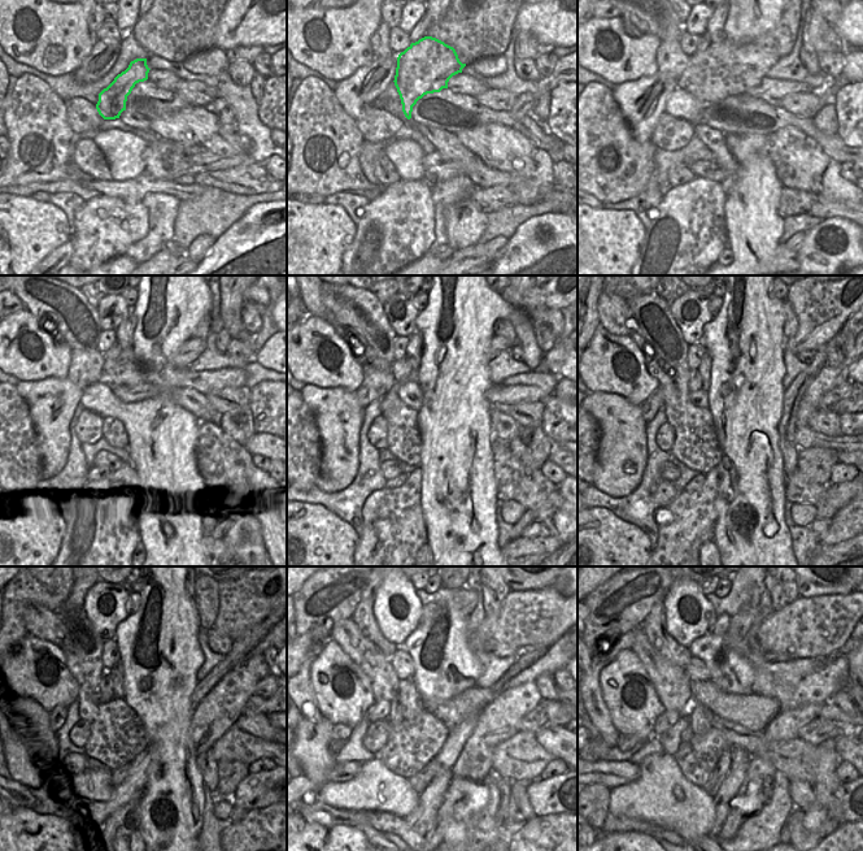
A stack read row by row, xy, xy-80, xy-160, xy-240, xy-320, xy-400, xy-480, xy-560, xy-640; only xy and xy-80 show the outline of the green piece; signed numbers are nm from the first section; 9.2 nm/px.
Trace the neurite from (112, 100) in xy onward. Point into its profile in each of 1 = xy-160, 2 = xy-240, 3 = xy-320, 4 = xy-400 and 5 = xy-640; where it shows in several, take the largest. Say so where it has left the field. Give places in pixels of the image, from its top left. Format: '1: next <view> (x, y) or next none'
1: next xy-160 (727, 68)
2: next xy-240 (123, 370)
3: next xy-320 (497, 344)
4: next xy-400 (822, 308)
5: next xy-640 (823, 624)

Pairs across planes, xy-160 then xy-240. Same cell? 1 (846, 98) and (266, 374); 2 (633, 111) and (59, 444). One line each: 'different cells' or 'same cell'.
1: different cells
2: same cell

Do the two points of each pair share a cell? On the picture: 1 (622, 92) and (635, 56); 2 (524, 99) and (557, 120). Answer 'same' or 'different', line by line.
1: different
2: different

